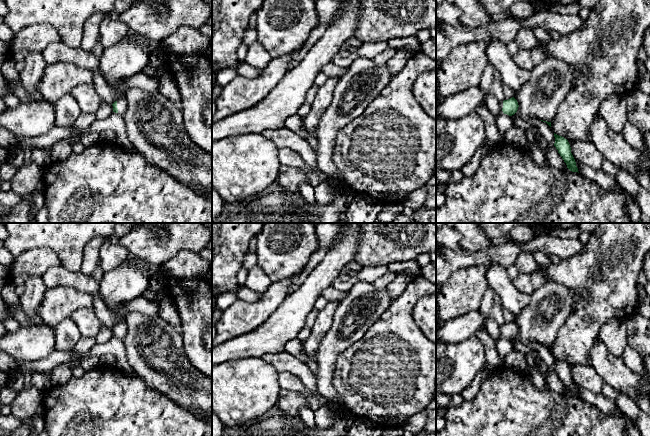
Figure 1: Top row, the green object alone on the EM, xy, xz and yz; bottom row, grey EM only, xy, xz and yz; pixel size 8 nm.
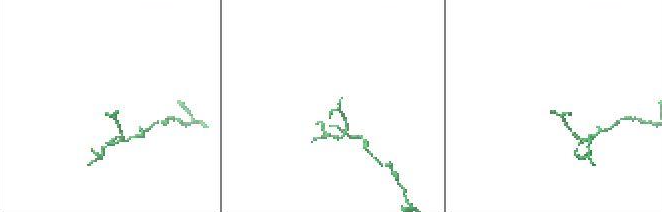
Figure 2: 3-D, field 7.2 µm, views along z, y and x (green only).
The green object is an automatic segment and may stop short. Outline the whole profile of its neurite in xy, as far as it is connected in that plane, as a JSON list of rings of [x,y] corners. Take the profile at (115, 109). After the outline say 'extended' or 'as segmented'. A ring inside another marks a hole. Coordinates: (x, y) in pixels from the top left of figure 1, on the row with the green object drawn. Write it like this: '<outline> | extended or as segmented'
[[[119,99],[118,101],[115,101],[113,104],[113,112],[118,113],[120,116],[123,117],[125,114],[127,103],[125,99]]] | extended

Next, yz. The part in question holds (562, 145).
[[[554,133],[555,143],[554,146],[558,153],[567,165],[567,168],[572,172],[578,172],[575,159],[571,153],[571,147],[567,139]]] | as segmented

